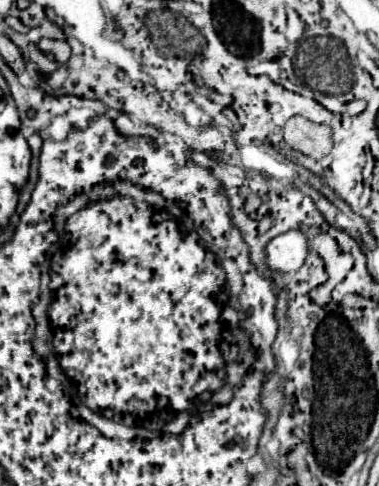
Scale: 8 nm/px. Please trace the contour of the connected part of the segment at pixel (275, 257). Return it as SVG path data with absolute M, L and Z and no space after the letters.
M300 231L282 233L266 245L264 253L266 253L268 269L290 275L302 267L306 255L308 255L306 237Z

